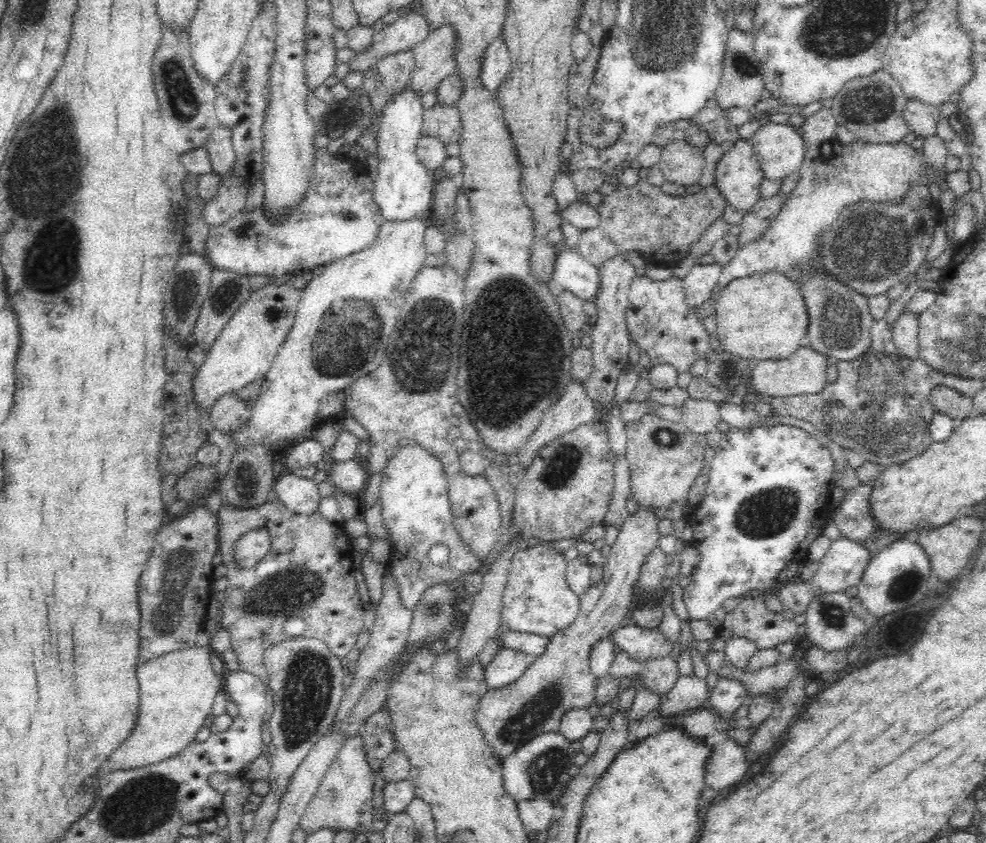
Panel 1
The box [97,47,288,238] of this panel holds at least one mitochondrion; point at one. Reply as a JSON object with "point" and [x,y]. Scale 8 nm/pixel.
{"point":[182,100]}

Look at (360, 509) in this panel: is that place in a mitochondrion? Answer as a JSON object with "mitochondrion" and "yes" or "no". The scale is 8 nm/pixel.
{"mitochondrion":"no"}

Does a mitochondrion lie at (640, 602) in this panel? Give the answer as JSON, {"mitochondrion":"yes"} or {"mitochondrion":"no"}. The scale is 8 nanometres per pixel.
{"mitochondrion":"no"}

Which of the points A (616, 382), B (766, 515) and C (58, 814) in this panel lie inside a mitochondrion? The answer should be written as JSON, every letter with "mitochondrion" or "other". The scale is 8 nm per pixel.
{"A":"other","B":"mitochondrion","C":"other"}

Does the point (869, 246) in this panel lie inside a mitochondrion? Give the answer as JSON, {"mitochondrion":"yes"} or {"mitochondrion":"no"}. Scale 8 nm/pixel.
{"mitochondrion":"yes"}

